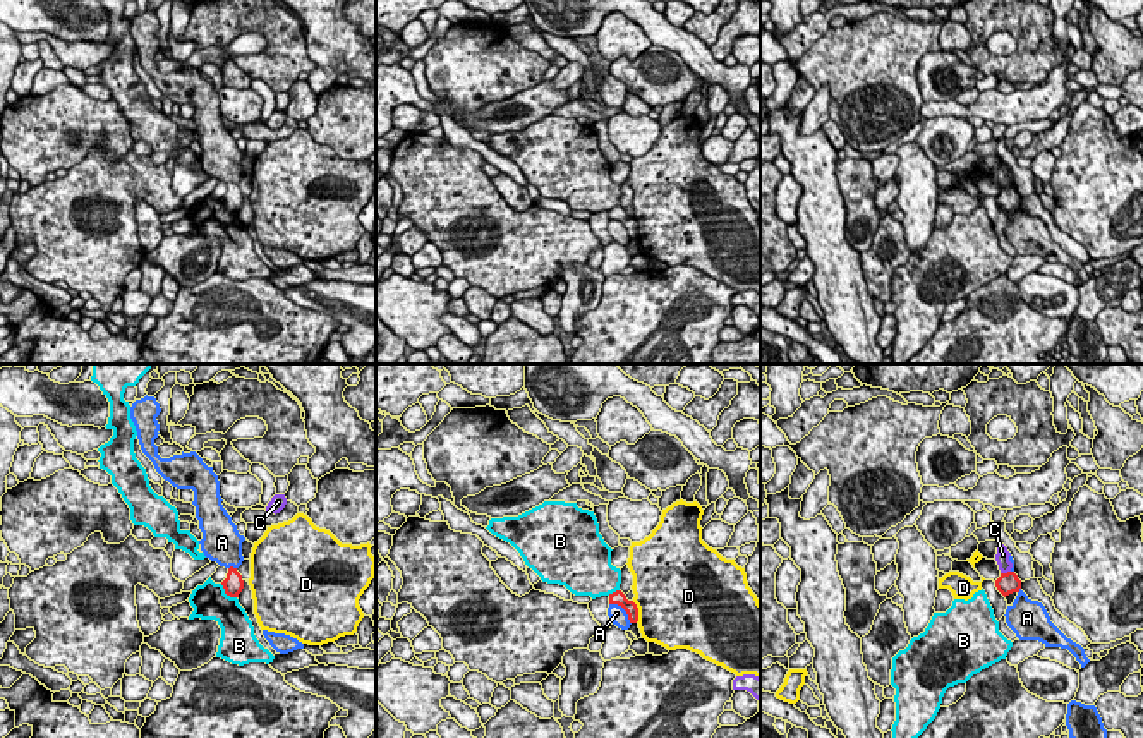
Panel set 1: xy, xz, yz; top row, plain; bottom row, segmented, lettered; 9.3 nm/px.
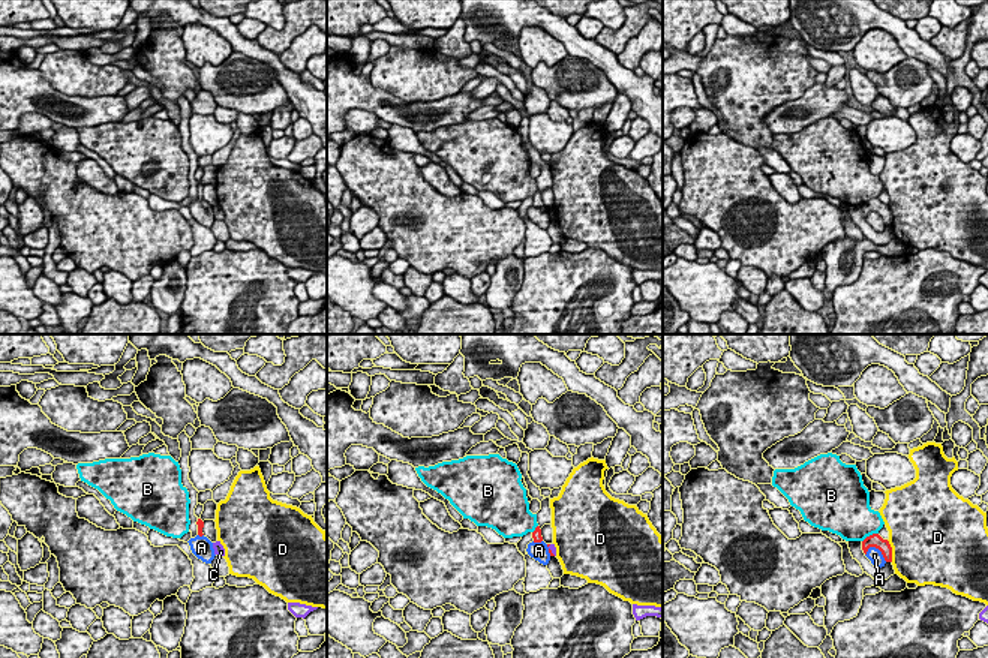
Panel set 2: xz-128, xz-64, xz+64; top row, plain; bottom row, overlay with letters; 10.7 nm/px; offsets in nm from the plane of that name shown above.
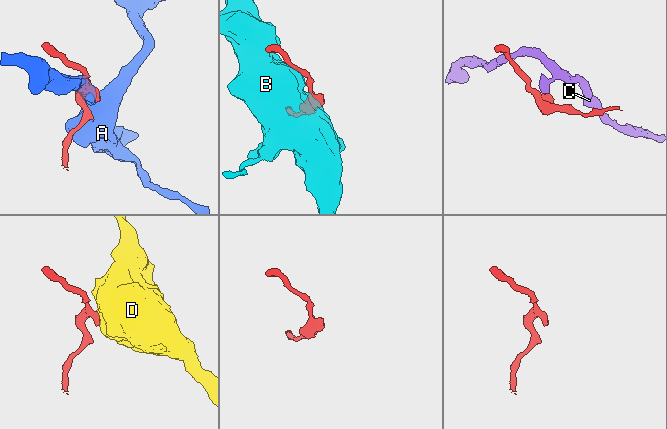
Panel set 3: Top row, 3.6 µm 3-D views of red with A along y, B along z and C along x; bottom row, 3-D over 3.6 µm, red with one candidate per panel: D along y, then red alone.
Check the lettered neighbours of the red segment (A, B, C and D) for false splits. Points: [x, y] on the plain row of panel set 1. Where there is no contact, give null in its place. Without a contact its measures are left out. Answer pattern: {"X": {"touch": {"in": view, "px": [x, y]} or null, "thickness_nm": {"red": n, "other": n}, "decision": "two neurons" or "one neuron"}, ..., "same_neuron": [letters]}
{"A": {"touch": {"in": "xz", "px": [623, 223]}, "thickness_nm": {"red": 130, "other": 160}, "decision": "two neurons"}, "B": {"touch": {"in": "xy", "px": [227, 210]}, "thickness_nm": {"red": 190, "other": 320}, "decision": "two neurons"}, "C": {"touch": {"in": "yz", "px": [1004, 189]}, "thickness_nm": {"red": 200, "other": 130}, "decision": "two neurons"}, "D": {"touch": {"in": "xz", "px": [637, 227]}, "thickness_nm": {"red": 130, "other": 480}, "decision": "two neurons"}, "same_neuron": []}

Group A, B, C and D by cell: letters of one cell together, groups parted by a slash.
A / B / C / D

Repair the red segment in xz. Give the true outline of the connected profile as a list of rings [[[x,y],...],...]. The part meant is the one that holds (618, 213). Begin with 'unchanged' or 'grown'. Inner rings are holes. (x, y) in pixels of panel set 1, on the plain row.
unchanged; [[[616,206],[616,208],[609,209],[609,220],[621,221],[626,227],[630,239],[638,237],[637,220],[633,216],[628,216],[626,211],[621,206]]]

